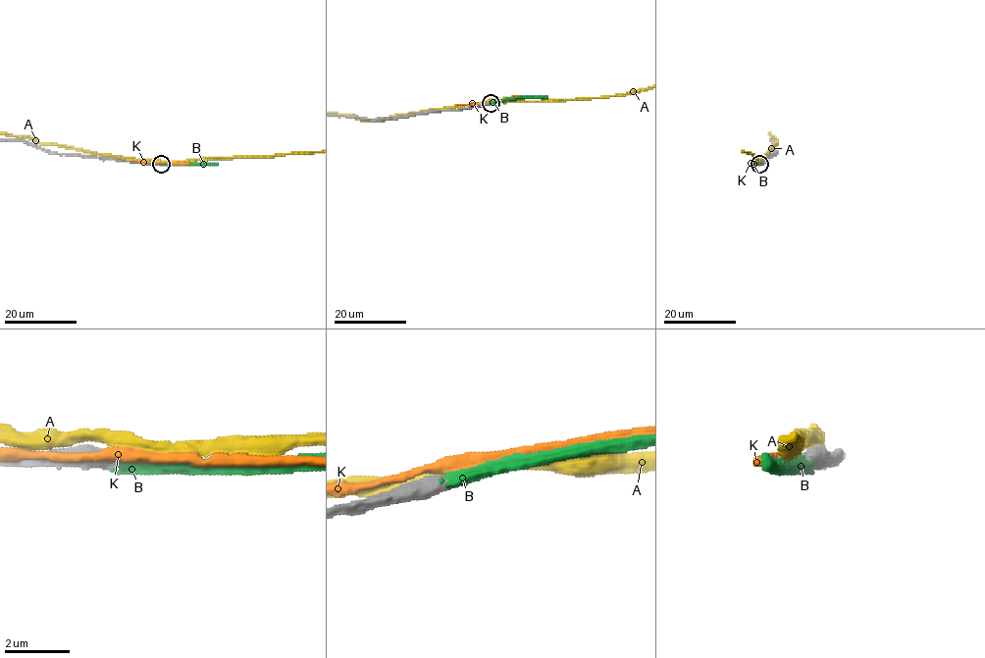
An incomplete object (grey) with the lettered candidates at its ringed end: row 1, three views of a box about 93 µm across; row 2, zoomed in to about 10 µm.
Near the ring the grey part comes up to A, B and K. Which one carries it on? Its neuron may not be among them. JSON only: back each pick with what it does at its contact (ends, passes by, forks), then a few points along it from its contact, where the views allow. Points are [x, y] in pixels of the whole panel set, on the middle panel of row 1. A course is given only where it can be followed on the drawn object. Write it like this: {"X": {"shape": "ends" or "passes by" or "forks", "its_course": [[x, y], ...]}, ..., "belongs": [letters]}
{"B": {"shape": "ends", "its_course": [[490, 102], [547, 96]]}, "belongs": ["B"]}

